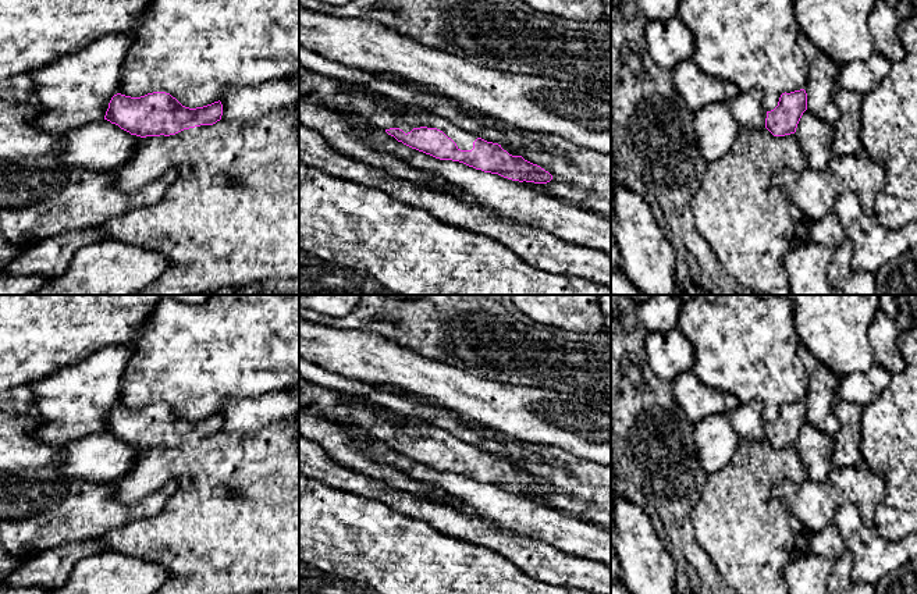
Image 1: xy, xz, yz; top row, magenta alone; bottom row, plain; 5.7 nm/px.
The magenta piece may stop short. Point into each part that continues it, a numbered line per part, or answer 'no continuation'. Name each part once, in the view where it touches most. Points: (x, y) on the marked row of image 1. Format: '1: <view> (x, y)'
1: xz (334, 93)

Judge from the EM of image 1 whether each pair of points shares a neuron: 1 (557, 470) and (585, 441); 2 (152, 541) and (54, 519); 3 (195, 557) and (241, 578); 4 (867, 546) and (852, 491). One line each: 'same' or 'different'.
1: different
2: different
3: same
4: different

